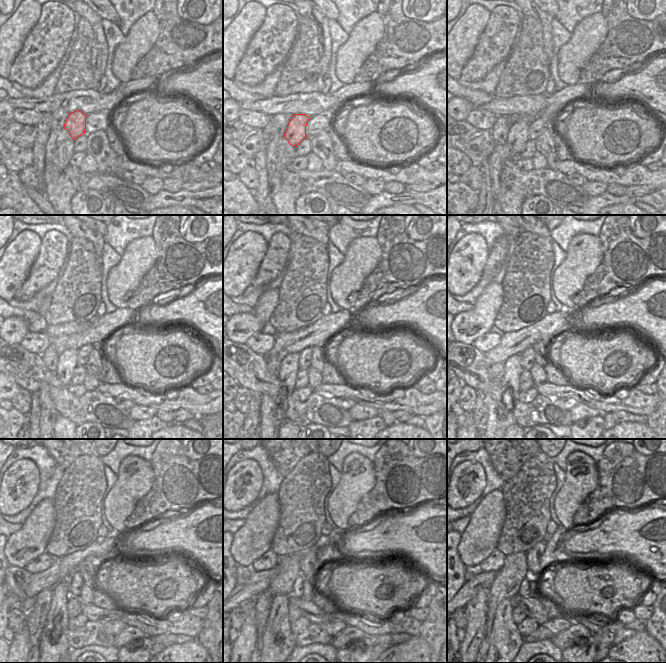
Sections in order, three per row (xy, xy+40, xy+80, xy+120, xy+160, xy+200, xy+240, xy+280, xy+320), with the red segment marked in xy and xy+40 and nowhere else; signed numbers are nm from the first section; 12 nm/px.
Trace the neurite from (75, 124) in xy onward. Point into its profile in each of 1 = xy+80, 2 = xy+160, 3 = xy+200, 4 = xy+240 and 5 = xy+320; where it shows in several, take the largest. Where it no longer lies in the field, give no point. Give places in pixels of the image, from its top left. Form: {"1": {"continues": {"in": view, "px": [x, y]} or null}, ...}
{"1": {"continues": {"in": "xy+80", "px": [518, 135]}}, "2": {"continues": {"in": "xy+160", "px": [282, 387]}}, "3": {"continues": {"in": "xy+200", "px": [506, 390]}}, "4": {"continues": {"in": "xy+240", "px": [53, 642]}}, "5": {"continues": {"in": "xy+320", "px": [505, 640]}}}

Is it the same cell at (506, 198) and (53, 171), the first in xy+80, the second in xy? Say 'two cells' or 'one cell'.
one cell

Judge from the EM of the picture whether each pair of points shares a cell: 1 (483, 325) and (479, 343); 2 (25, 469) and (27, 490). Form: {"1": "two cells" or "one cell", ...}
{"1": "two cells", "2": "one cell"}

